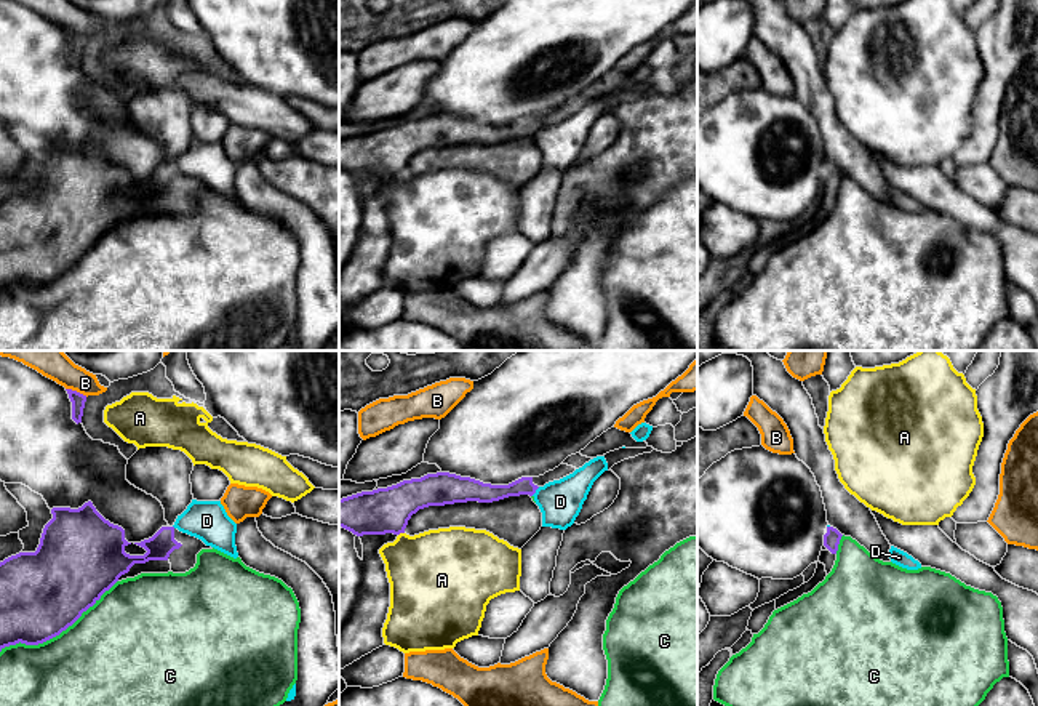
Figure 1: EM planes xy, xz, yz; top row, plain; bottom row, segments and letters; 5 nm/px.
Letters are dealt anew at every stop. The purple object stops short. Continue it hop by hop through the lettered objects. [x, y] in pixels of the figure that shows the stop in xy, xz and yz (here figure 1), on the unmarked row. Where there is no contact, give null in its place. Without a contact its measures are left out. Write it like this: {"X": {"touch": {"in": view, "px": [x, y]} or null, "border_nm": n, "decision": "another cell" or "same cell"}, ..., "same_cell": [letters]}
{"A": {"touch": {"in": "xz", "px": [400, 173]}, "border_nm": 40, "decision": "another cell"}, "B": {"touch": {"in": "xy", "px": [75, 32]}, "border_nm": 120, "decision": "another cell"}, "C": {"touch": {"in": "xy", "px": [58, 276]}, "border_nm": 700, "decision": "another cell"}, "D": {"touch": {"in": "xz", "px": [534, 133]}, "border_nm": 60, "decision": "another cell"}, "same_cell": []}

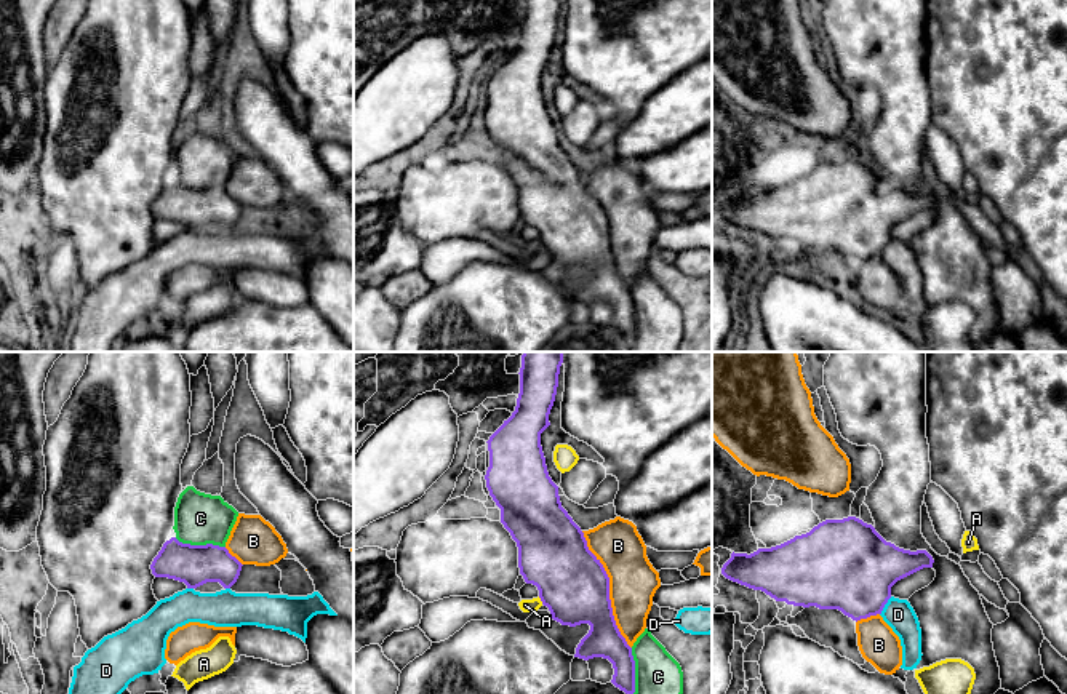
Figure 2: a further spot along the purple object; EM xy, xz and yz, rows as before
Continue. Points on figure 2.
{"A": {"touch": {"in": "xz", "px": [541, 242]}, "border_nm": 50, "decision": "another cell"}, "B": {"touch": {"in": "xz", "px": [608, 232]}, "border_nm": 650, "decision": "another cell"}, "C": {"touch": {"in": "xy", "px": [200, 187]}, "border_nm": 260, "decision": "same cell"}, "D": {"touch": {"in": "yz", "px": [883, 248]}, "border_nm": 110, "decision": "another cell"}, "same_cell": ["C"]}

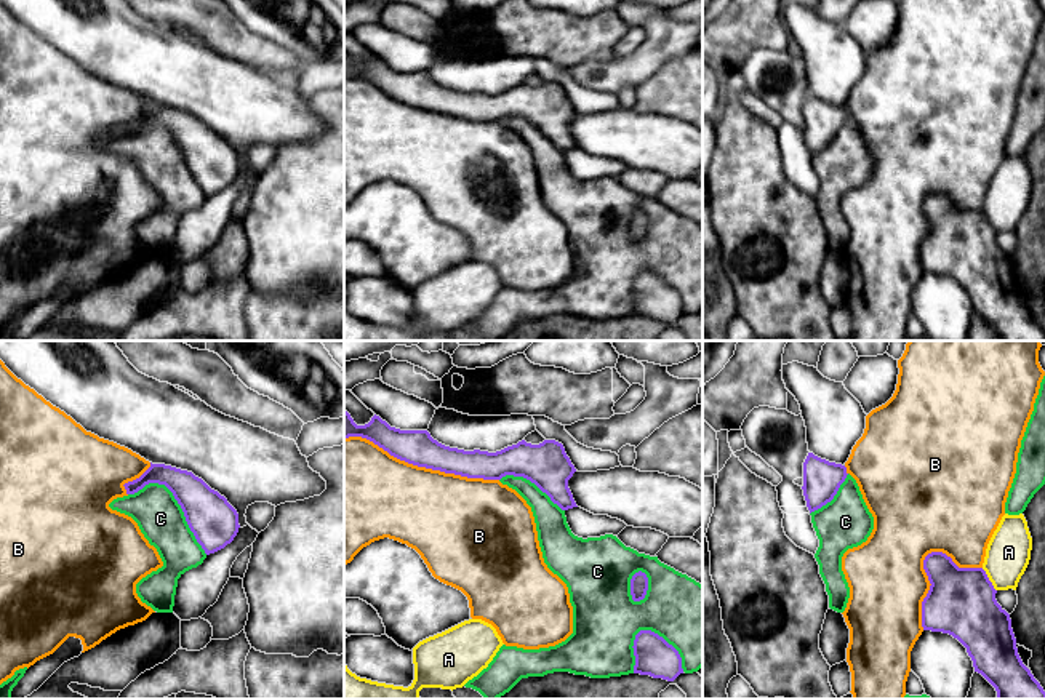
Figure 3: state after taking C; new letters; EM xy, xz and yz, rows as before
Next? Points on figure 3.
{"A": {"touch": {"in": "yz", "px": [988, 221]}, "border_nm": 140, "decision": "another cell"}, "B": {"touch": {"in": "xz", "px": [421, 107]}, "border_nm": 800, "decision": "another cell"}, "C": {"touch": {"in": "xy", "px": [178, 144]}, "border_nm": 500, "decision": "same cell"}, "same_cell": ["C"]}

